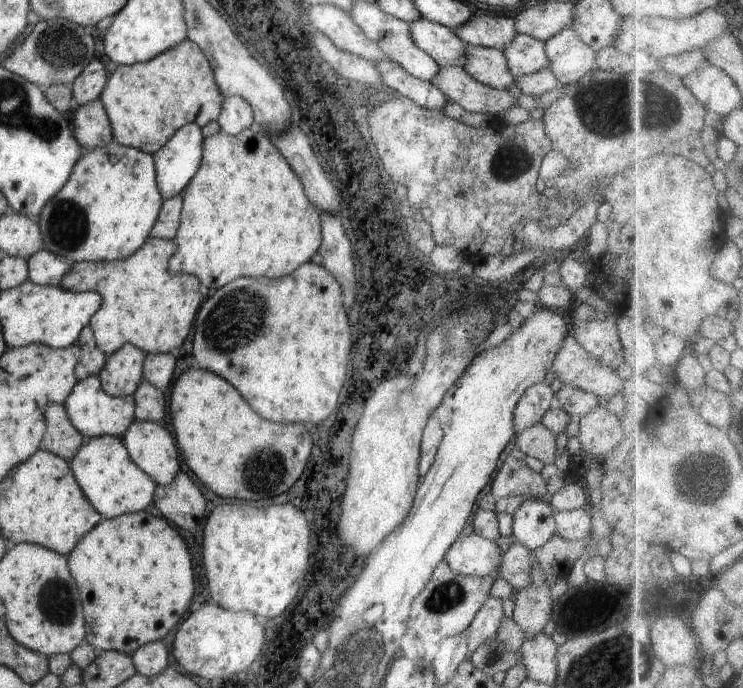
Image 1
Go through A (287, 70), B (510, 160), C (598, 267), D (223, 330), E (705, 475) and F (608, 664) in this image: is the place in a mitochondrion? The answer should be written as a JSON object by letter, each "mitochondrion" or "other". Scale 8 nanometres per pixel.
{"A":"other","B":"mitochondrion","C":"other","D":"mitochondrion","E":"mitochondrion","F":"mitochondrion"}

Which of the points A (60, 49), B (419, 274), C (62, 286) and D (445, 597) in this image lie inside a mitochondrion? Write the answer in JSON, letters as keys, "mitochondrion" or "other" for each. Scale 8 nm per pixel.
{"A":"mitochondrion","B":"other","C":"other","D":"mitochondrion"}

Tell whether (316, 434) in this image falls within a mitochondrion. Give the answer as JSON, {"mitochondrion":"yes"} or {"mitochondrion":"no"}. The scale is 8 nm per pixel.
{"mitochondrion":"no"}

